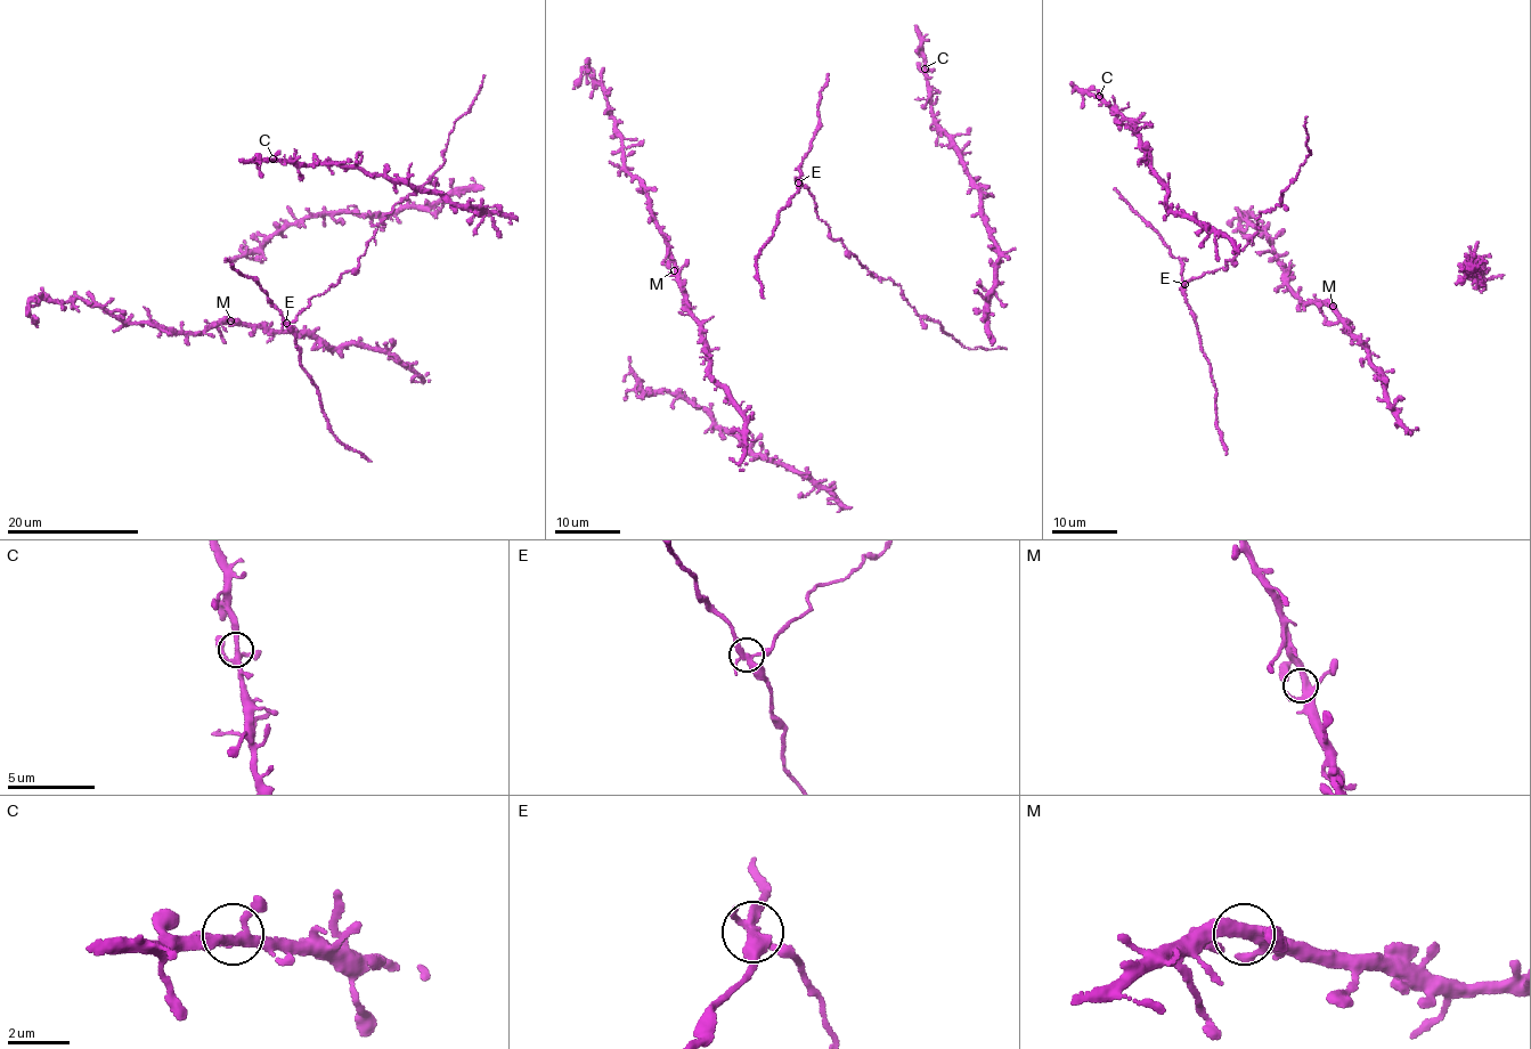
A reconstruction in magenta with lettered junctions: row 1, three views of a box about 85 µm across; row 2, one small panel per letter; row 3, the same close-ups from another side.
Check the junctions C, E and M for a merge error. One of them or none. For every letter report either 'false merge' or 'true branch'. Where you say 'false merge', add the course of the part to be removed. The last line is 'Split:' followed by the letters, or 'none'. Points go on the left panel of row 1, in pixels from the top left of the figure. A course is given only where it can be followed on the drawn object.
C: true branch
E: false merge | (286, 322), (357, 267), (381, 221), (442, 163), (452, 130), (470, 107), (486, 75)
M: true branch
Split: E

